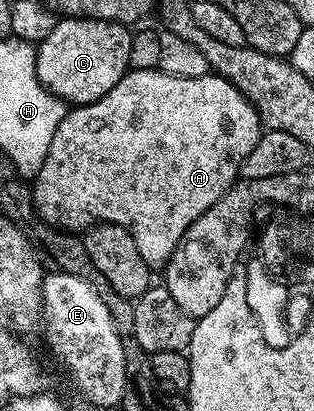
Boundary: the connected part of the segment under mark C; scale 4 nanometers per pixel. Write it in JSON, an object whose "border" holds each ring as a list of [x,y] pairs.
{"border":[[[63,18],[53,32],[37,44],[37,78],[54,96],[71,106],[97,102],[131,68],[132,33],[126,24],[104,20]]]}

